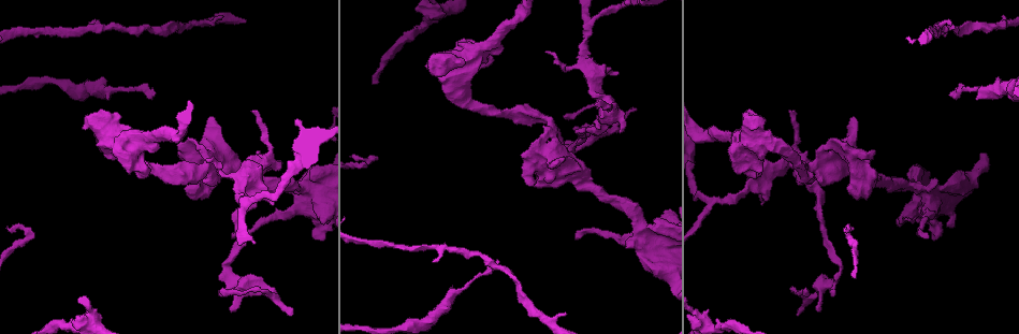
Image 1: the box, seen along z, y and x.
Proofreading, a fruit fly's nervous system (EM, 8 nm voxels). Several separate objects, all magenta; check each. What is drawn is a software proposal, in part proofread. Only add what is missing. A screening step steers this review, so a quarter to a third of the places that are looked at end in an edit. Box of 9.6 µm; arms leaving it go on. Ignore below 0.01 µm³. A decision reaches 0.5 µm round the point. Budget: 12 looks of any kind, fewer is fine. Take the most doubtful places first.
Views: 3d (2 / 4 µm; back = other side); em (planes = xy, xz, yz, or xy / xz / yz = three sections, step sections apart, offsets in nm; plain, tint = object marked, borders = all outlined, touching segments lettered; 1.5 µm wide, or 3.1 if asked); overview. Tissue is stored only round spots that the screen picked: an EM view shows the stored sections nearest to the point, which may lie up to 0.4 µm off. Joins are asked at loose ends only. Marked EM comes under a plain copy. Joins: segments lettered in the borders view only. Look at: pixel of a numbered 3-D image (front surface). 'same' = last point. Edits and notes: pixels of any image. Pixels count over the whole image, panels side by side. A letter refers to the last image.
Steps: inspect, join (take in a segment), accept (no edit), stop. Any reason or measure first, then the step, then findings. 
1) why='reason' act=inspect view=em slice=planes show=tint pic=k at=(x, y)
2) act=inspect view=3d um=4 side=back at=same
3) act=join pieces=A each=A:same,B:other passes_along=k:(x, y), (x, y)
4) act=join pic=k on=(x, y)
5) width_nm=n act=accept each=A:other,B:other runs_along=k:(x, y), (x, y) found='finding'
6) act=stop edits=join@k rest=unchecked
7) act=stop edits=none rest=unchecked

why='free end' act=inspect view=3d um=4 pic=1 at=(807, 290)

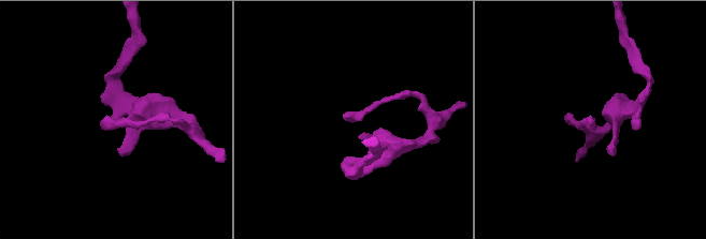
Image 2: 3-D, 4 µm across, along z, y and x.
act=inspect view=em slice=xy step=8 show=borders pic=2 at=(588, 120)

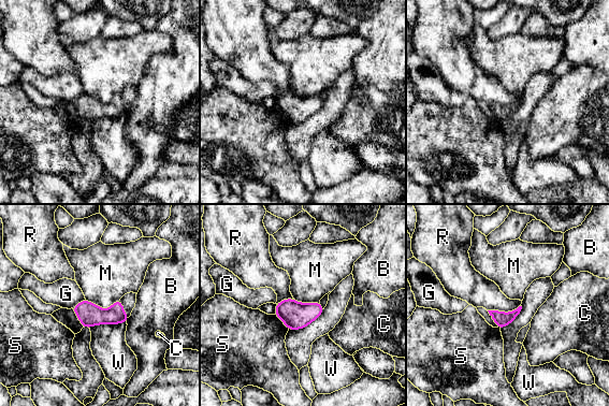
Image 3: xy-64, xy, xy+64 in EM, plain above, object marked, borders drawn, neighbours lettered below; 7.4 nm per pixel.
act=accept each=B:other,C:other,G:other,M:other,R:other,S:other,W:other border=3:(86, 299), (102, 308), (119, 300) found='none of them fits'

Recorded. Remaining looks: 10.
why='tapers out' act=inspect view=3d um=4 pic=1 at=(290, 315)

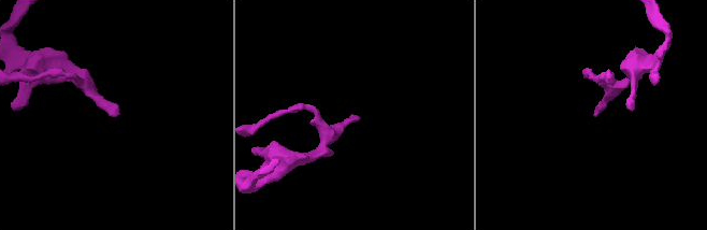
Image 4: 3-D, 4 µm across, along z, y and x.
why='shape alone is not enough' act=inspect view=em slice=xz step=4 show=borders pic=4 at=(114, 114)

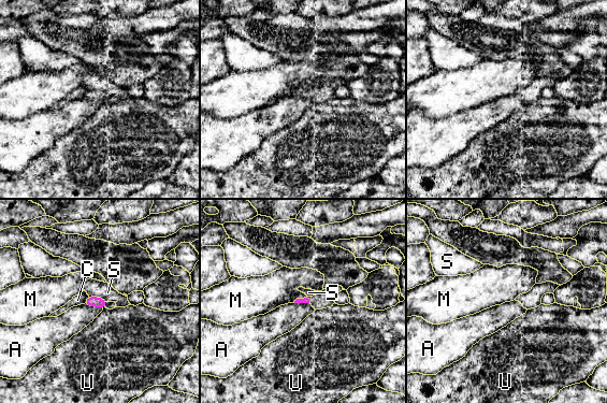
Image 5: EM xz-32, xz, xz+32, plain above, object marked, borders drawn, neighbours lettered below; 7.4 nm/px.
longest_contact=S:150nm act=accept each=A:other,C:other,M:other,S:other,U:other found='no lettered segment goes on from it'

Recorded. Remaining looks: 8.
why='an open end' act=inspect view=3d um=2 pic=1 at=(233, 235)

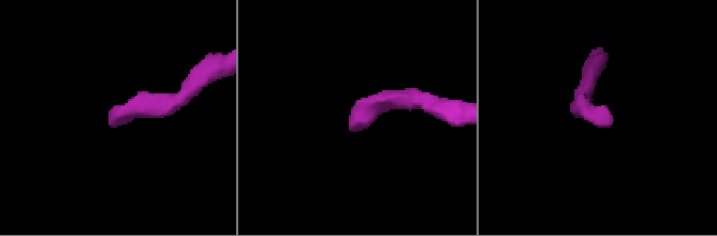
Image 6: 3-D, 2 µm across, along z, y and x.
act=inspect view=em slice=planes show=tint pic=6 at=(109, 120)

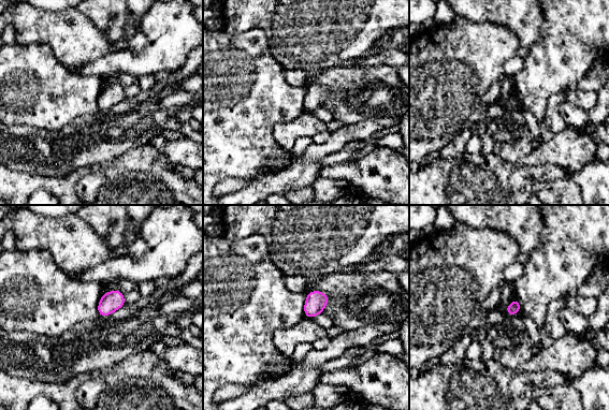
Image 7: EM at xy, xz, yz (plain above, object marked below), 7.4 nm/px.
why='what lies round it' act=inspect view=em slice=planes show=borders at=same

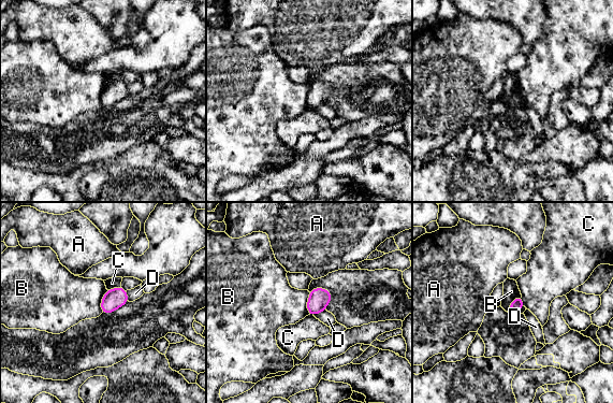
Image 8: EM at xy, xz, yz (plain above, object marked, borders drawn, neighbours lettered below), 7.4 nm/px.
act=accept each=A:other,B:other,C:other,D:other border=8:(107, 290), (101, 302), (101, 312) found='none of them fits'

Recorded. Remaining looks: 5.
act=inspect view=em slice=planes show=tint pic=1 at=(221, 17)

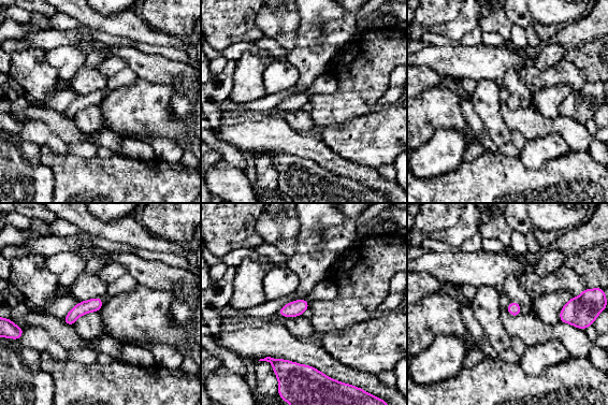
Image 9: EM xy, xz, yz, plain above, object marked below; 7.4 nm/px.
why='see the neighbours' act=inspect view=em slice=planes show=borders at=same

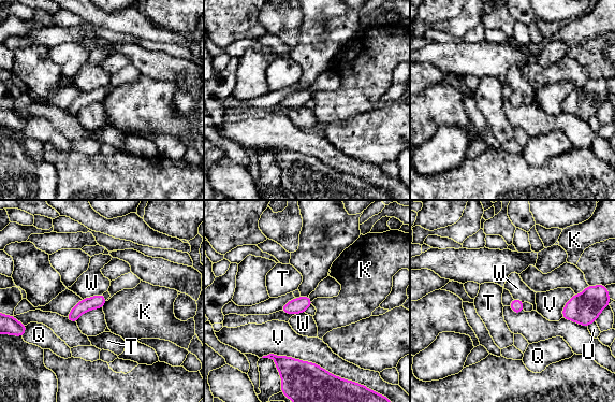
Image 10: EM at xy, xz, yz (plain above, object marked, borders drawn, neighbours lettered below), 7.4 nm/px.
width_nm=100 act=accept each=K:other,Q:other,T:other,U:other,V:other,W:other runs_along=10:(101, 297), (70, 317) found='none of them fits'

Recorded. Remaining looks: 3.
why='thin end' act=inspect view=em slice=yz step=4 show=borders pic=1 at=(950, 92)

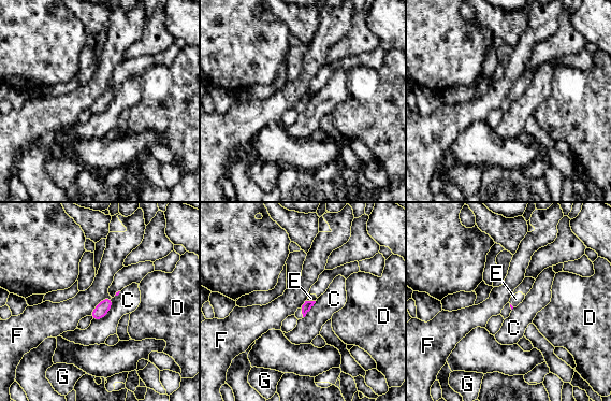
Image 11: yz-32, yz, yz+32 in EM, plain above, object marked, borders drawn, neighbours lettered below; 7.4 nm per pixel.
why='another direction' act=inspect view=em slice=planes show=borders at=same

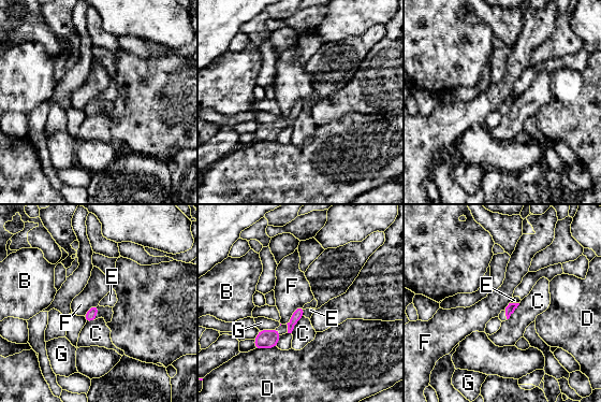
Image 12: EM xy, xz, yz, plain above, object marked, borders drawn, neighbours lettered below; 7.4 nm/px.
width_nm=70 act=accept each=B:other,C:other,D:other,E:other,F:other,G:other border=12:(303, 304), (294, 311), (287, 324) found='none of them fits'

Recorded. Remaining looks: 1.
act=stop edits=none rest=unchecked

